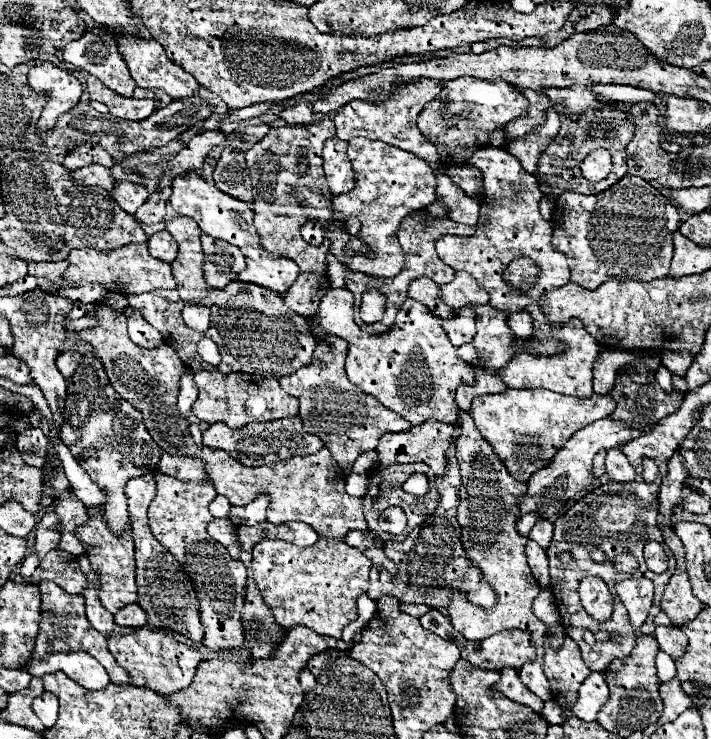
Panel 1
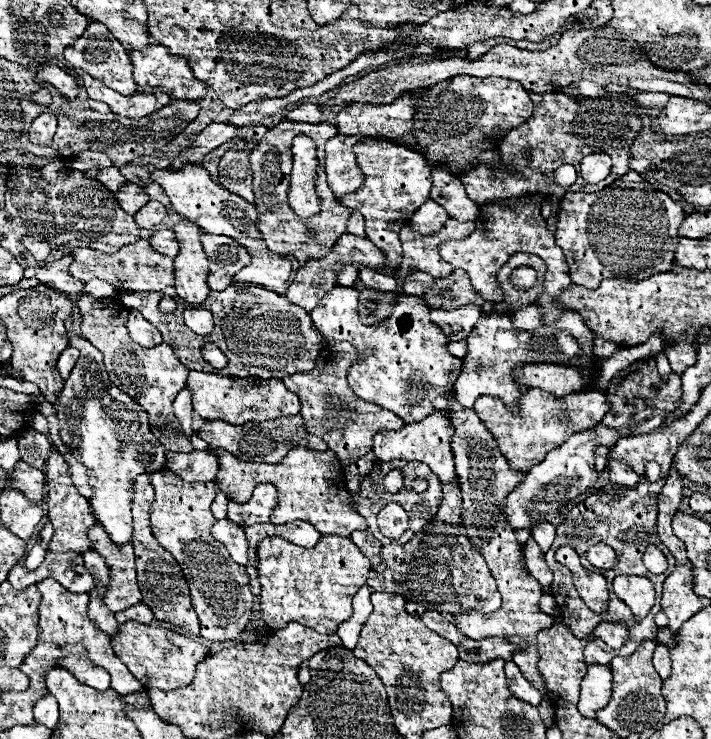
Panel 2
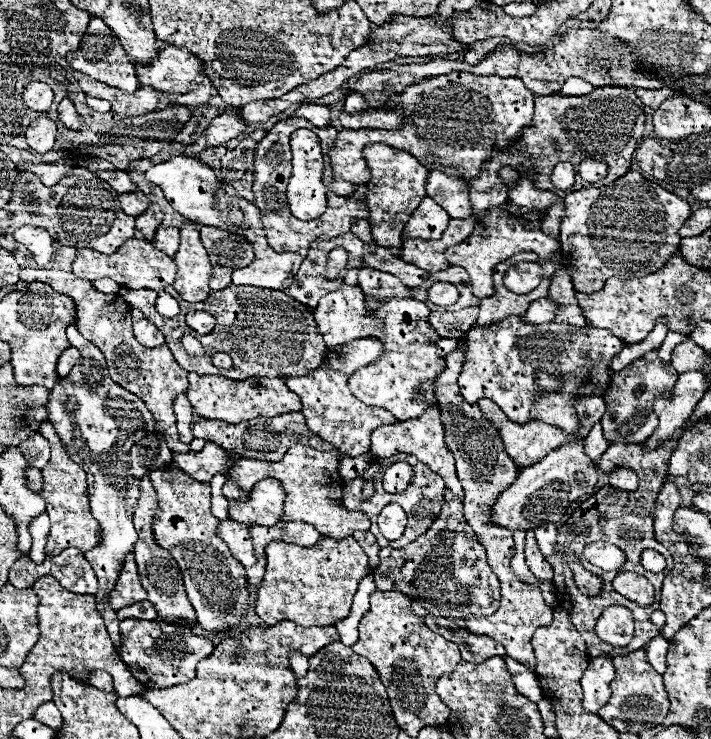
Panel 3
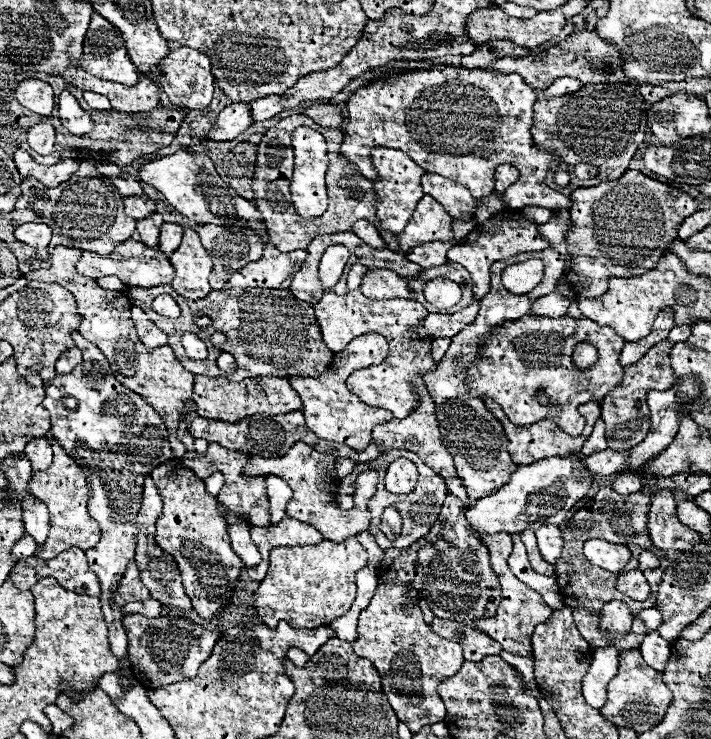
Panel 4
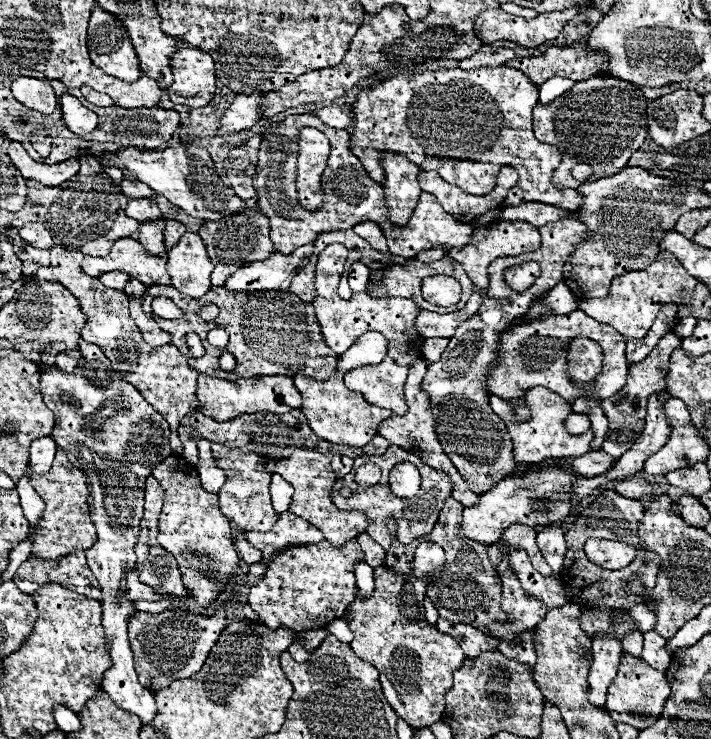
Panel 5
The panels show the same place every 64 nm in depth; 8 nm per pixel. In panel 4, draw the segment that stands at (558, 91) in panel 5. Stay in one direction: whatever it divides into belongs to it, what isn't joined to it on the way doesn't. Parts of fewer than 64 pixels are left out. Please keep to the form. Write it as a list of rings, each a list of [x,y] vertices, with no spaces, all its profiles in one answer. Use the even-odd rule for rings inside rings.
[[[562,78],[562,80],[556,80],[552,84],[552,88],[546,88],[546,92],[542,92],[540,96],[544,98],[552,98],[552,96],[566,96],[566,94],[572,94],[572,92],[578,92],[584,84],[580,80],[574,80],[574,78]]]

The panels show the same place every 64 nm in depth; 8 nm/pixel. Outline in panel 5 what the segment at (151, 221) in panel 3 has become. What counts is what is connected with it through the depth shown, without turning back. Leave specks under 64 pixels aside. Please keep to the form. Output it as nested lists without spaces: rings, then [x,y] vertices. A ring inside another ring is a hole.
[[[152,220],[152,222],[142,222],[140,224],[140,238],[138,242],[154,256],[166,256],[166,248],[164,248],[164,220]]]

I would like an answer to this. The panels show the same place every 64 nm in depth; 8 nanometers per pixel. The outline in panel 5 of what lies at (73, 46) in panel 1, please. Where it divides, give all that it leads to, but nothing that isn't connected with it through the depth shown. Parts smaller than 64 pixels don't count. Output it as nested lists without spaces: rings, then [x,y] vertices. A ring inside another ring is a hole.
[[[94,8],[88,26],[88,54],[96,68],[104,74],[134,82],[142,76],[138,68],[138,56],[134,54],[128,32],[124,32],[122,22],[118,22],[102,8]]]

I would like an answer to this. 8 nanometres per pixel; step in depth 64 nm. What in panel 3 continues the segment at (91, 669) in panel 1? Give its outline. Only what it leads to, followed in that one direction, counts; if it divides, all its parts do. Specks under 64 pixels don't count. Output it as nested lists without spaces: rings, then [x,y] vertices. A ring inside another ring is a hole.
[[[96,670],[88,676],[88,684],[98,688],[98,690],[104,690],[104,692],[114,692],[114,686],[112,686],[112,676],[106,674],[102,670]]]

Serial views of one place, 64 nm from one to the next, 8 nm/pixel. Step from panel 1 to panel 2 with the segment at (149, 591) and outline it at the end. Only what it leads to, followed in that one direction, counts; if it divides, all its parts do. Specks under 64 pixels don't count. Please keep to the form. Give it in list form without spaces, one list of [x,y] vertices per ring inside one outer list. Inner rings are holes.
[[[148,474],[138,476],[138,480],[134,480],[134,498],[132,498],[132,518],[134,518],[134,552],[136,552],[136,568],[138,568],[138,586],[142,592],[142,602],[152,610],[154,618],[166,624],[174,624],[180,626],[184,630],[188,630],[190,634],[198,636],[200,634],[200,622],[198,616],[192,608],[192,600],[190,600],[190,588],[188,582],[184,578],[184,572],[180,568],[180,564],[174,560],[174,556],[170,552],[166,552],[154,538],[154,534],[150,532],[150,506],[154,502],[154,488],[150,482]]]

